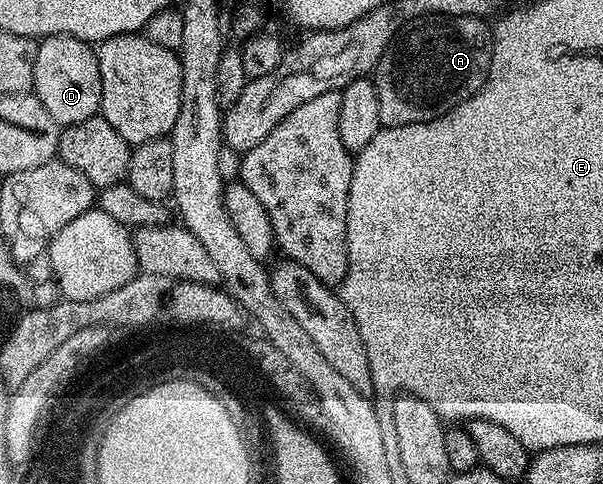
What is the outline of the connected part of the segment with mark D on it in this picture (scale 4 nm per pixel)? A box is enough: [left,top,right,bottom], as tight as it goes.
[38,36,101,128]

